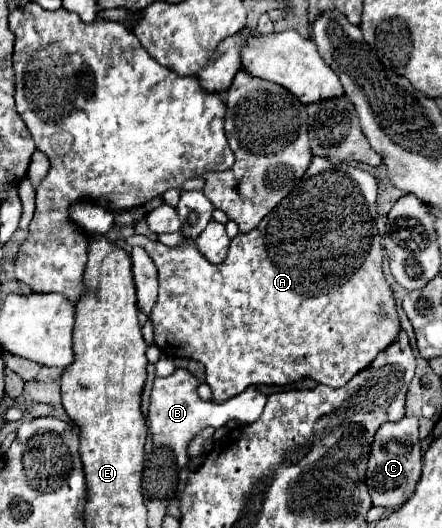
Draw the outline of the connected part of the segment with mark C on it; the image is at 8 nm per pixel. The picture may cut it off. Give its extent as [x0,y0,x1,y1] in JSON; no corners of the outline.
[366,417,422,509]

